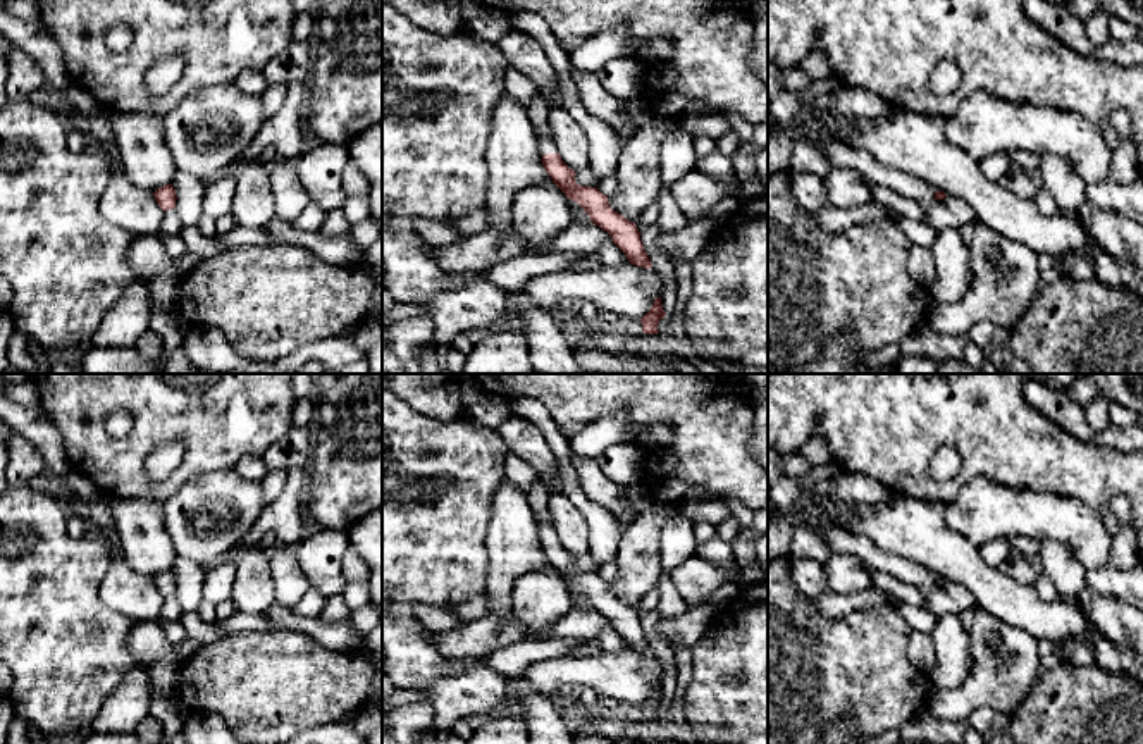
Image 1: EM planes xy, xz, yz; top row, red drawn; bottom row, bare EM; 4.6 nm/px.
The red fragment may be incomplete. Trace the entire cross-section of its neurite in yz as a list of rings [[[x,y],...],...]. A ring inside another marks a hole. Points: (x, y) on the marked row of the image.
[[[809,129],[799,134],[816,143],[825,152],[833,169],[856,169],[866,181],[892,188],[905,198],[917,200],[921,205],[930,205],[935,200],[943,200],[947,196],[921,177],[880,164],[866,150],[856,150],[843,141],[823,138]]]

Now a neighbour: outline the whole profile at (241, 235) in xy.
[[[236,226],[226,234],[217,234],[217,241],[224,246],[234,248],[241,245],[274,245],[272,238],[263,227]]]

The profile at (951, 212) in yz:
[[[945,196],[943,200],[933,200],[930,205],[923,205],[924,222],[935,231],[961,229],[964,224],[974,220],[973,208],[964,200],[955,196]]]

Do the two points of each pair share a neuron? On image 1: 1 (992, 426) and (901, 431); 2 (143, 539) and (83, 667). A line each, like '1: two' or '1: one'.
1: one
2: two

